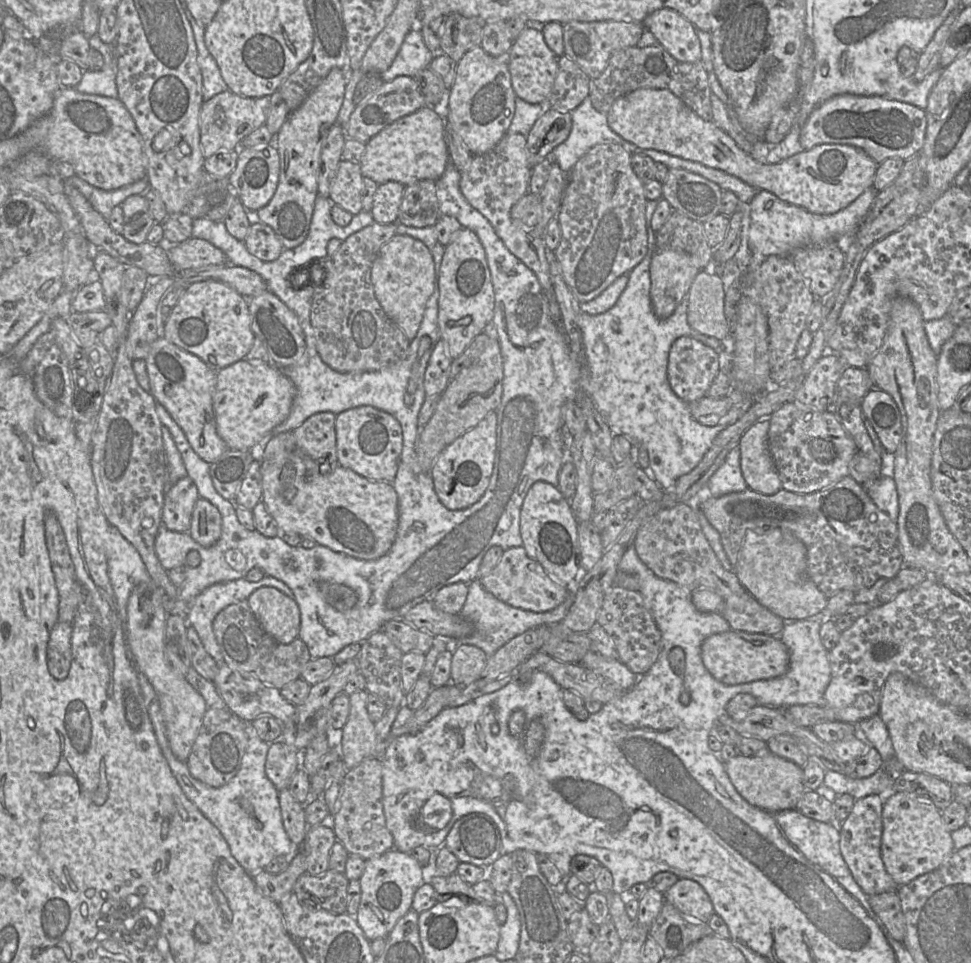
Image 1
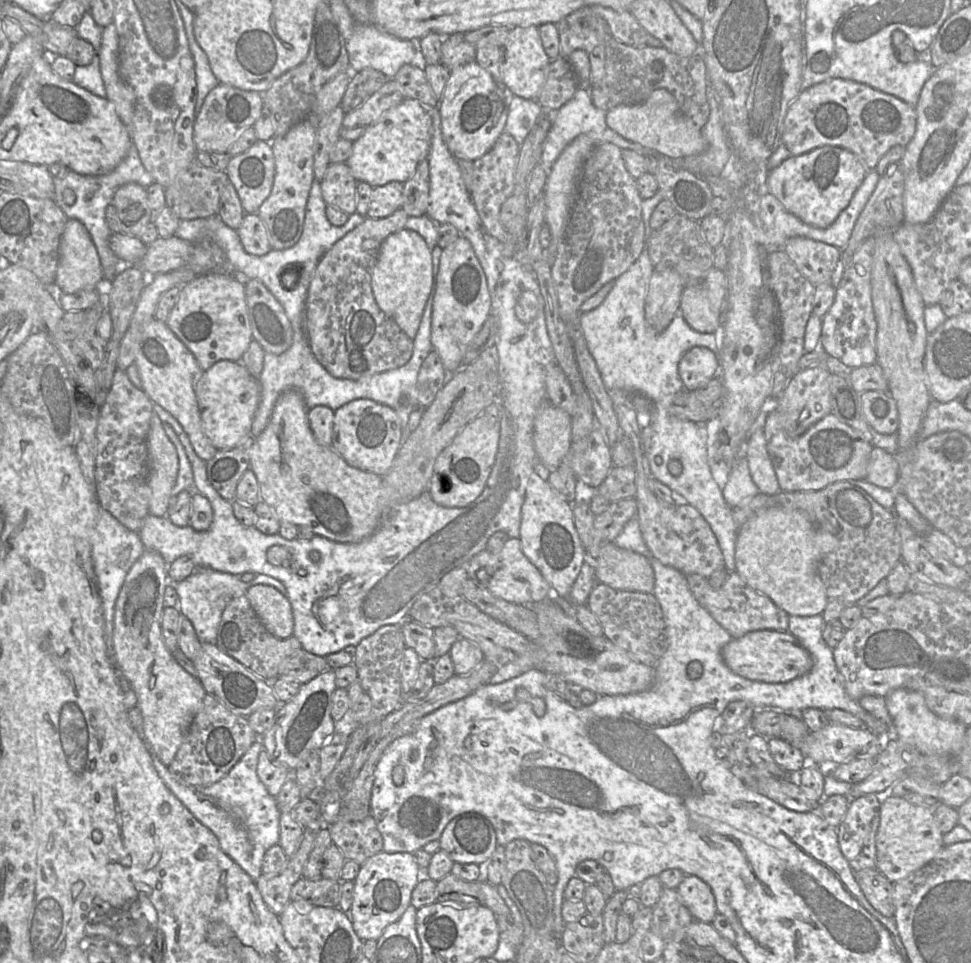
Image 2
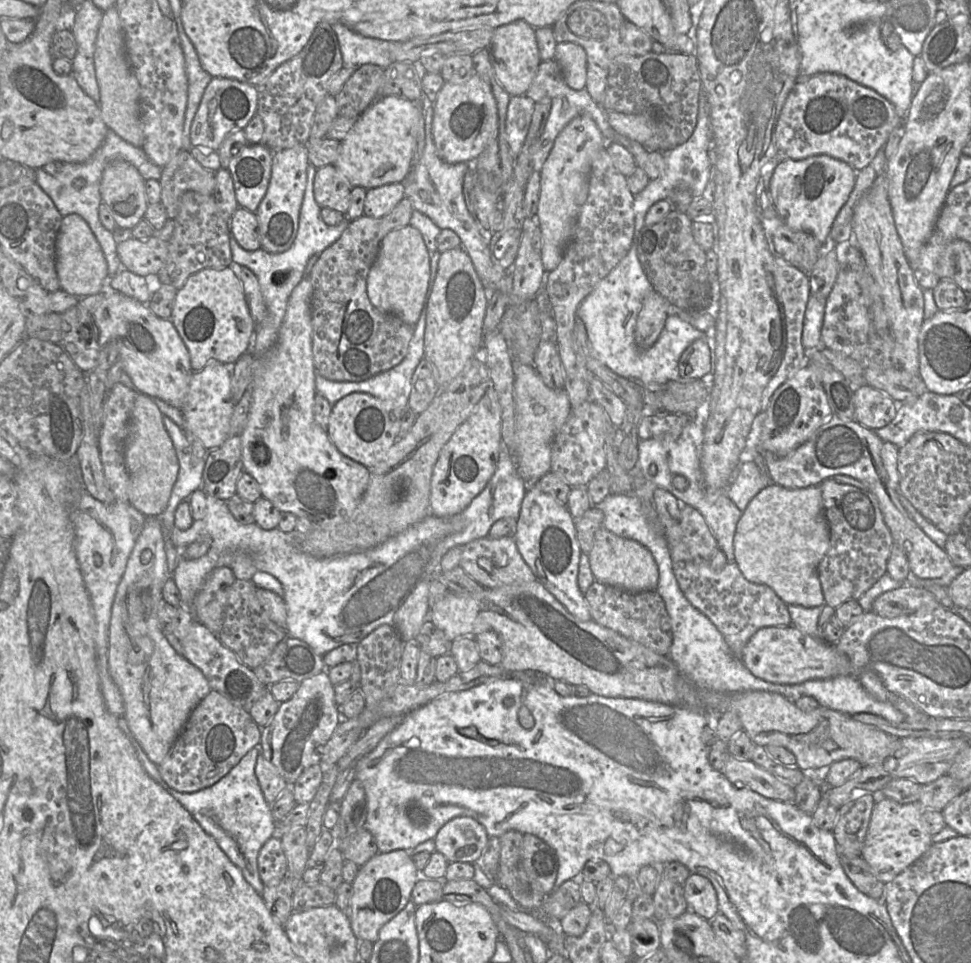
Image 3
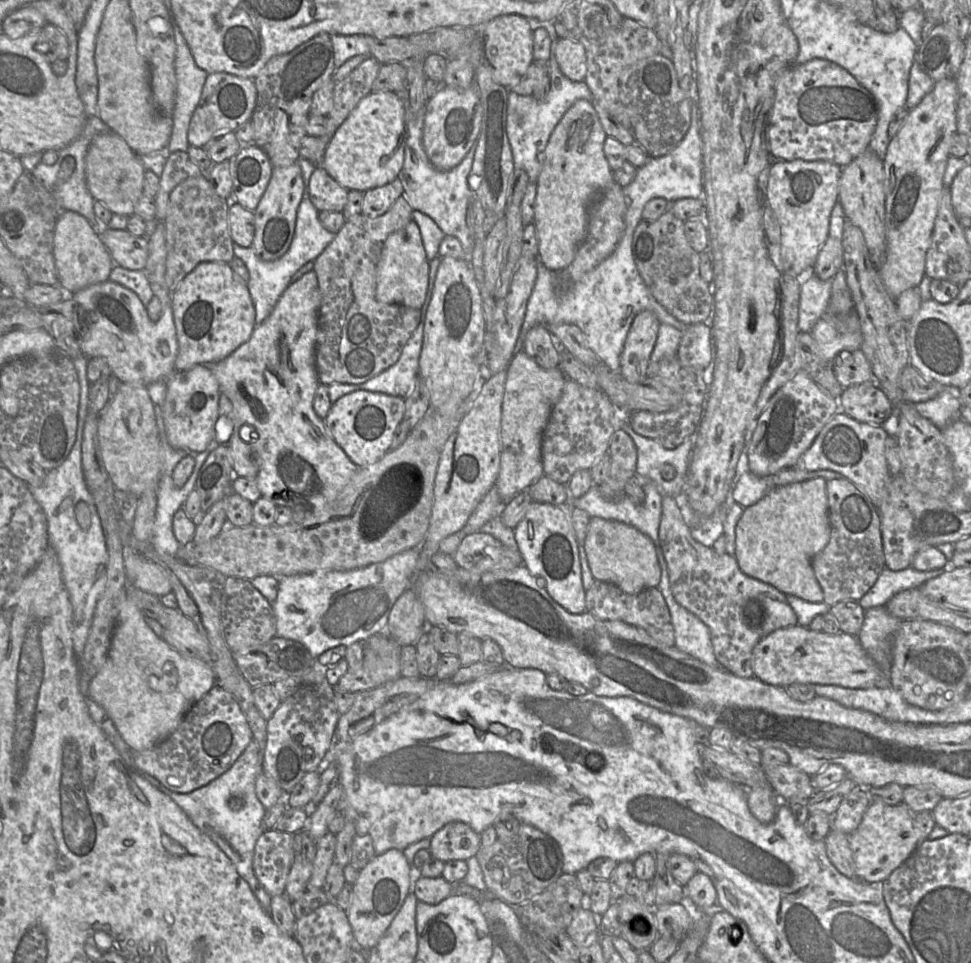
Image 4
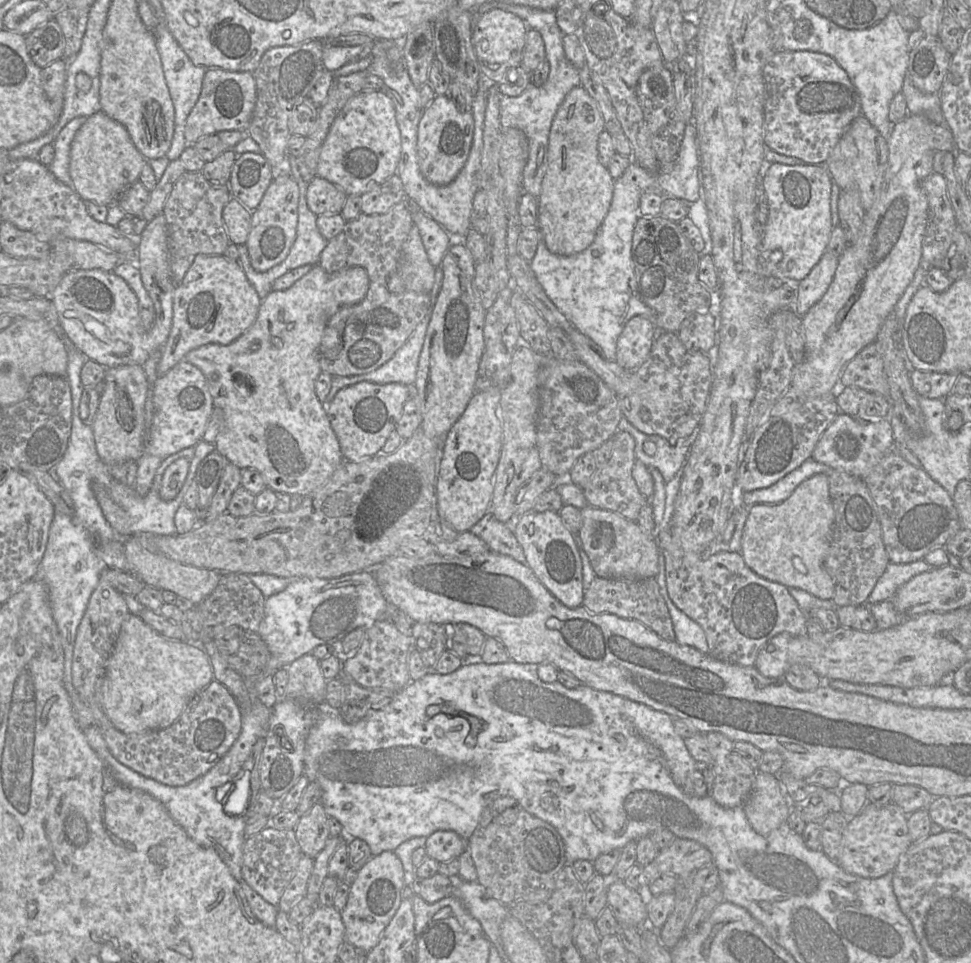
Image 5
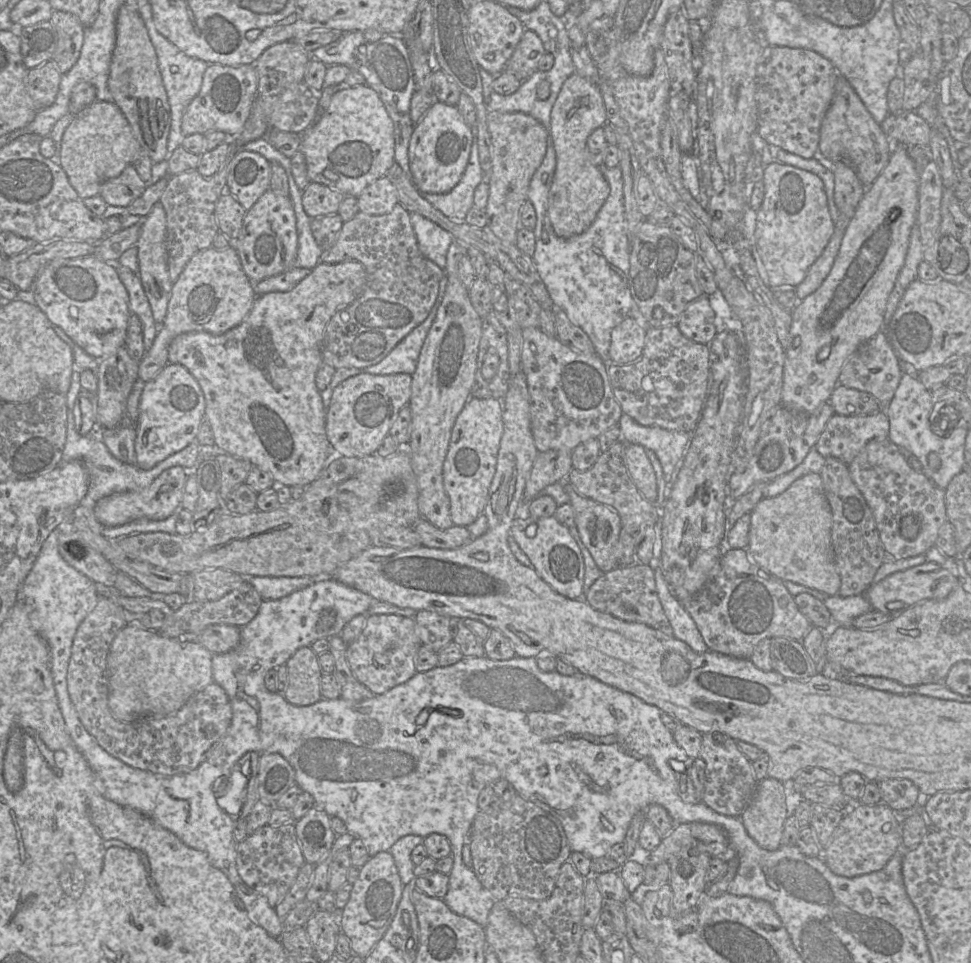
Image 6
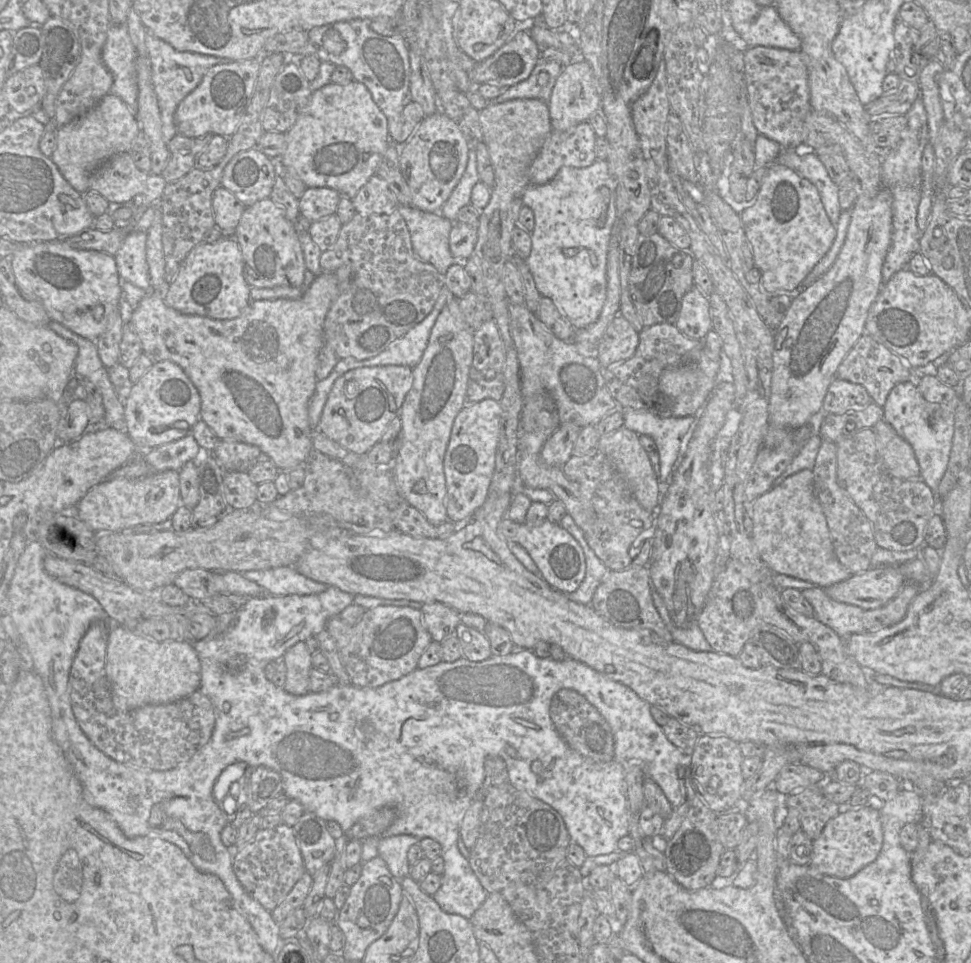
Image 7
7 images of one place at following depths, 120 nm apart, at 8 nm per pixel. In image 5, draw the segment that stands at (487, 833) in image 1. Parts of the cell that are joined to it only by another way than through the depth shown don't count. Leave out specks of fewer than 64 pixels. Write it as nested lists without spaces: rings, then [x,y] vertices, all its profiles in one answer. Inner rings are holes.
[[[438,830],[427,837],[425,849],[430,858],[439,863],[458,858],[466,850],[467,842],[456,832]]]

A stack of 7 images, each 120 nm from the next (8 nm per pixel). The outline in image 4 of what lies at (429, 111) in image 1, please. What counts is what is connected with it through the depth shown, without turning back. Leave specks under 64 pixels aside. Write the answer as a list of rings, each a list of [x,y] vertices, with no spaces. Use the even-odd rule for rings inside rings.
[[[372,91],[362,98],[336,129],[320,165],[347,190],[365,192],[398,178],[405,158],[405,108],[400,95]]]

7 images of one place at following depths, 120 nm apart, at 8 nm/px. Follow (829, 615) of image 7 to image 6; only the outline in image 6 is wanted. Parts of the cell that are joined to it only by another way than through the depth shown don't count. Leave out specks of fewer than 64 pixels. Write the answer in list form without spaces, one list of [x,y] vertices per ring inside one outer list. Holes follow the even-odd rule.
[[[836,594],[828,596],[823,603],[831,613],[833,626],[852,627],[856,617],[872,609],[864,594],[849,597],[841,597]]]

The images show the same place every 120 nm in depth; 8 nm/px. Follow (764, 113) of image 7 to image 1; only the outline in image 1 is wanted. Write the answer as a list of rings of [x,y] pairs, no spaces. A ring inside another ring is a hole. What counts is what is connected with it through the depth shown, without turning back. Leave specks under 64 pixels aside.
[[[846,93],[827,99],[811,112],[801,129],[800,144],[803,150],[821,144],[851,145],[880,165],[889,158],[906,161],[919,153],[925,143],[926,130],[926,112],[917,106],[881,96]]]

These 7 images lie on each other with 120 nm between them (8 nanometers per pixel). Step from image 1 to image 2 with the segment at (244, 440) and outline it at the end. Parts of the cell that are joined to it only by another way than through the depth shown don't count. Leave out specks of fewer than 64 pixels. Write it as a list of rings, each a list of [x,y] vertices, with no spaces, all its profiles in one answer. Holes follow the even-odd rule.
[[[218,361],[197,382],[196,398],[205,436],[218,451],[229,450],[251,433],[260,399],[259,380],[240,361]]]

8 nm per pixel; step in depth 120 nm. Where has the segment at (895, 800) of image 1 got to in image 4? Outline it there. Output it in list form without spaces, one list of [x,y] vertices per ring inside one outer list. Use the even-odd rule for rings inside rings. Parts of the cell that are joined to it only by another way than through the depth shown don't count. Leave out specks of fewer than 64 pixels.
[[[871,802],[856,830],[849,835],[857,879],[866,883],[883,882],[917,849],[920,842],[913,825],[913,814],[902,803],[887,805]]]

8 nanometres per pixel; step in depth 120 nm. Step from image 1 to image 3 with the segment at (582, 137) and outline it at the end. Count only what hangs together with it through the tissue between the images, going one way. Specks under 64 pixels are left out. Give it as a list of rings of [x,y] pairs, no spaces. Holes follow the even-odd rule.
[[[560,81],[553,92],[551,110],[544,130],[535,143],[532,155],[532,168],[540,172],[555,139],[564,127],[579,115],[589,115],[597,124],[605,141],[616,142],[616,133],[607,121],[607,111],[596,103],[587,89],[574,90],[565,81]]]

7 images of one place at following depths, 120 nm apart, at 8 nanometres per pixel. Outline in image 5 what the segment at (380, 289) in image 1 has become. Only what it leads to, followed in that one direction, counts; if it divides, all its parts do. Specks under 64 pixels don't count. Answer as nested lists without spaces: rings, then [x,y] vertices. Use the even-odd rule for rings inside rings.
[[[413,224],[403,244],[402,256],[395,271],[388,278],[391,293],[407,291],[430,294],[435,282],[435,270],[424,248],[419,229]]]

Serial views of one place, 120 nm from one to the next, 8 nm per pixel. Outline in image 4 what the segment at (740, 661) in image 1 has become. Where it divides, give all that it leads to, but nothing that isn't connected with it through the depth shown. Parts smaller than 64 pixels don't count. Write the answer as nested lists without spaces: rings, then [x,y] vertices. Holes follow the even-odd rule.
[[[794,625],[777,629],[762,638],[752,653],[754,677],[774,686],[791,684],[837,685],[865,689],[888,685],[888,678],[866,653],[856,636],[843,632],[828,634]]]

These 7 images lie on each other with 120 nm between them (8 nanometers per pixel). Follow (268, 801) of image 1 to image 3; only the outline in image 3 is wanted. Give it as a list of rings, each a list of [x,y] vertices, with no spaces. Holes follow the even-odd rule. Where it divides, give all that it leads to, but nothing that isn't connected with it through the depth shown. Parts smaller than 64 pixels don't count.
[[[130,739],[130,742],[145,771],[193,816],[241,870],[245,880],[261,895],[264,884],[258,872],[258,855],[266,841],[278,833],[278,823],[272,816],[271,804],[266,801],[255,774],[257,758],[262,754],[260,743],[249,750],[217,783],[196,792],[179,792],[163,780],[157,764],[147,757],[140,744],[134,739]]]

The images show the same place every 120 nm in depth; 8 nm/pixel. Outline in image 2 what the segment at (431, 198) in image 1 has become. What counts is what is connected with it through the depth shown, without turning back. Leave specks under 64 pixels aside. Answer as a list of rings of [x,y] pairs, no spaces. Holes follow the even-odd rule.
[[[428,159],[419,162],[414,175],[403,184],[401,208],[411,217],[426,215],[430,197]]]

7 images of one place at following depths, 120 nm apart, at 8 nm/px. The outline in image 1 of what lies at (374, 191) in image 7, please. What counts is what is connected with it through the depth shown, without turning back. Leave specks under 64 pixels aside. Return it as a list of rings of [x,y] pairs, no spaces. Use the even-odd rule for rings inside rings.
[[[388,181],[378,185],[373,197],[370,213],[377,223],[398,223],[398,211],[402,201],[405,185]]]

